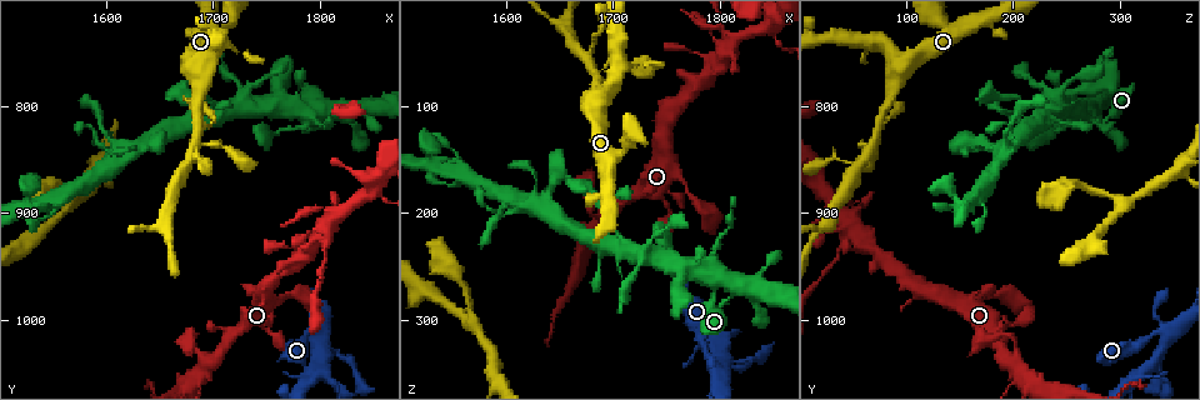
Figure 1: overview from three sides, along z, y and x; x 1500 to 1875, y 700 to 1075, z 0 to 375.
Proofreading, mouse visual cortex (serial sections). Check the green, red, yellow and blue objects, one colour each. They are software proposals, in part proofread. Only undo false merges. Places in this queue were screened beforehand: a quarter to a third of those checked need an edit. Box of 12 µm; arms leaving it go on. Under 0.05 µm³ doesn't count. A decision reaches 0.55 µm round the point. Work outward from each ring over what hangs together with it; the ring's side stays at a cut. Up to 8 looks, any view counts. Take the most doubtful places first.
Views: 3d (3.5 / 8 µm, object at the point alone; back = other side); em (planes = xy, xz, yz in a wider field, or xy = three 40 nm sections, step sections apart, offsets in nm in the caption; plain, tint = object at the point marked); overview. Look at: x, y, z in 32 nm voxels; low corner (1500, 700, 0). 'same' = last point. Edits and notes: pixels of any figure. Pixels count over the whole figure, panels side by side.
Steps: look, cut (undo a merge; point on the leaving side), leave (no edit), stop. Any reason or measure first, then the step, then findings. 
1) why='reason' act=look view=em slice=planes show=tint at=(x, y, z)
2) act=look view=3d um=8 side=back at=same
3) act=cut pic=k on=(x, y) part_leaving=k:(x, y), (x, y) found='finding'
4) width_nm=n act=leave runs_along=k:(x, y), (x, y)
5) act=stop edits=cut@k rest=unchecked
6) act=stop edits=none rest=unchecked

why='sharp bend' act=look view=3d um=3.5 at=(1808, 922, 46)

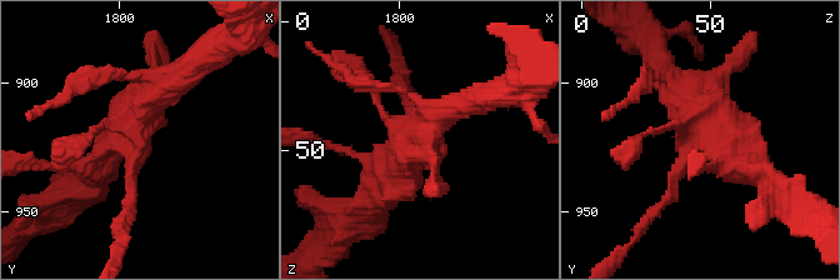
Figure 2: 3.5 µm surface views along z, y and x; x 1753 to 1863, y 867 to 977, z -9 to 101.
why='shape alone is not enough' act=look view=em slice=planes show=plain at=(1807, 925, 45)

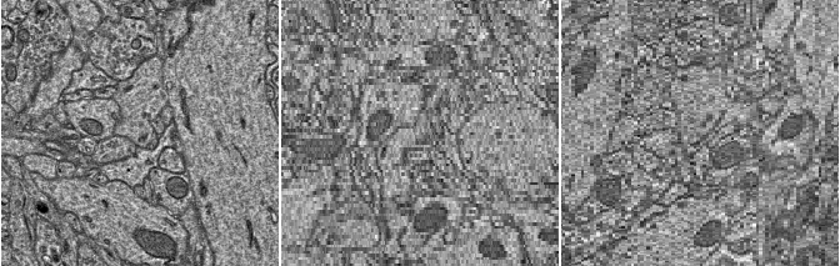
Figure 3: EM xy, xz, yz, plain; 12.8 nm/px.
why='with the object marked' act=look view=em slice=planes show=tint at=same

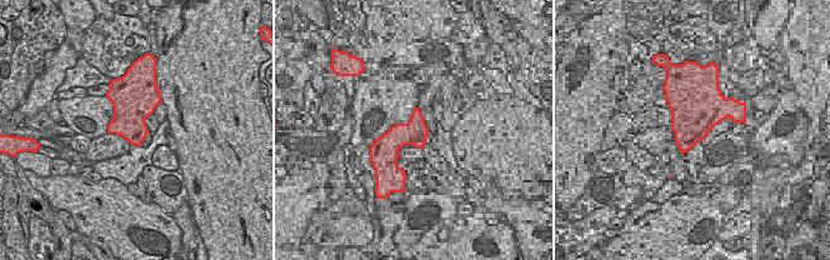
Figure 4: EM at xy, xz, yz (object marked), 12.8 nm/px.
act=leave runs_along=2:(753, 160), (660, 65) found='continuous, no second cell'

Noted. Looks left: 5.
why='thin neck' act=look view=3d um=3.5 at=(1800, 1038, 332)

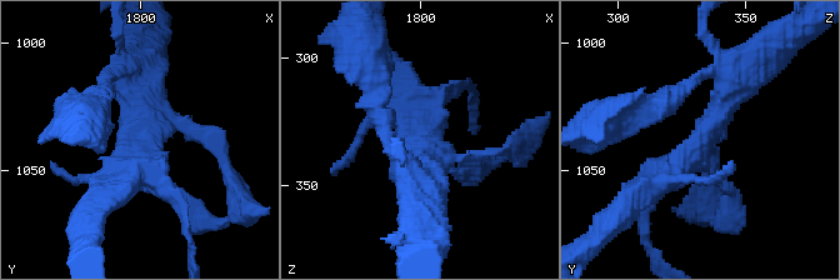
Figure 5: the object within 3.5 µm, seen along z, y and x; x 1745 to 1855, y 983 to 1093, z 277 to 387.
why='need the tissue' act=look view=em slice=xy step=5 show=tint at=(1798, 1039, 334)

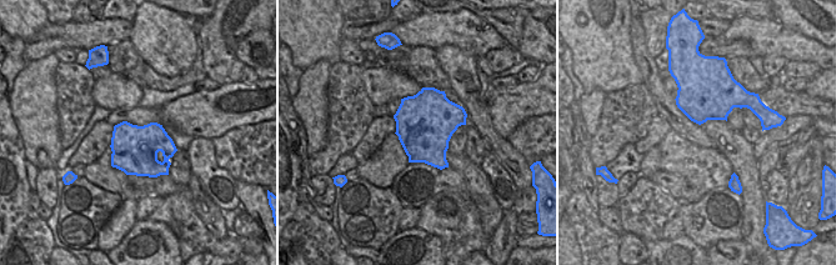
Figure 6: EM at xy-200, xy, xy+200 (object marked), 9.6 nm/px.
act=leave found='continuous, no second cell'

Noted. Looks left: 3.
act=look view=3d um=3.5 at=(1794, 808, 264)

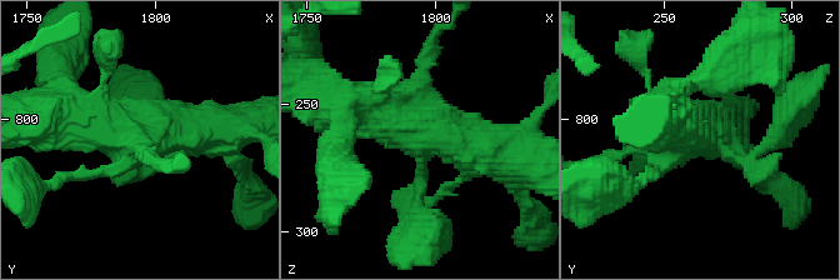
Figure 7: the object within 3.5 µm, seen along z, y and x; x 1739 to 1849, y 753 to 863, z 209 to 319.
act=look view=em slice=planes show=tint at=(1795, 809, 265)

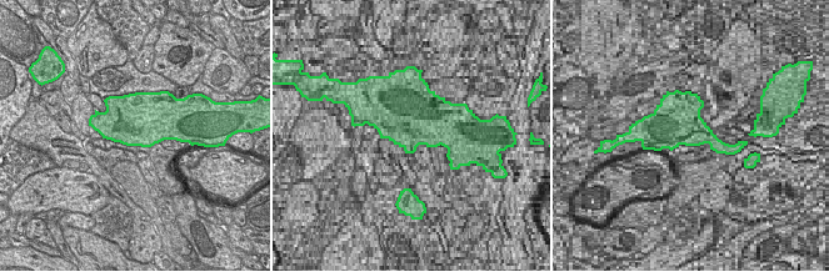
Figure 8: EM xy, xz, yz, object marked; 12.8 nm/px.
act=leave runs_along=7:(418, 211), (421, 140), (356, 105) found='one cell here'

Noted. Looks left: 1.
act=stop edits=none rest=unchecked

